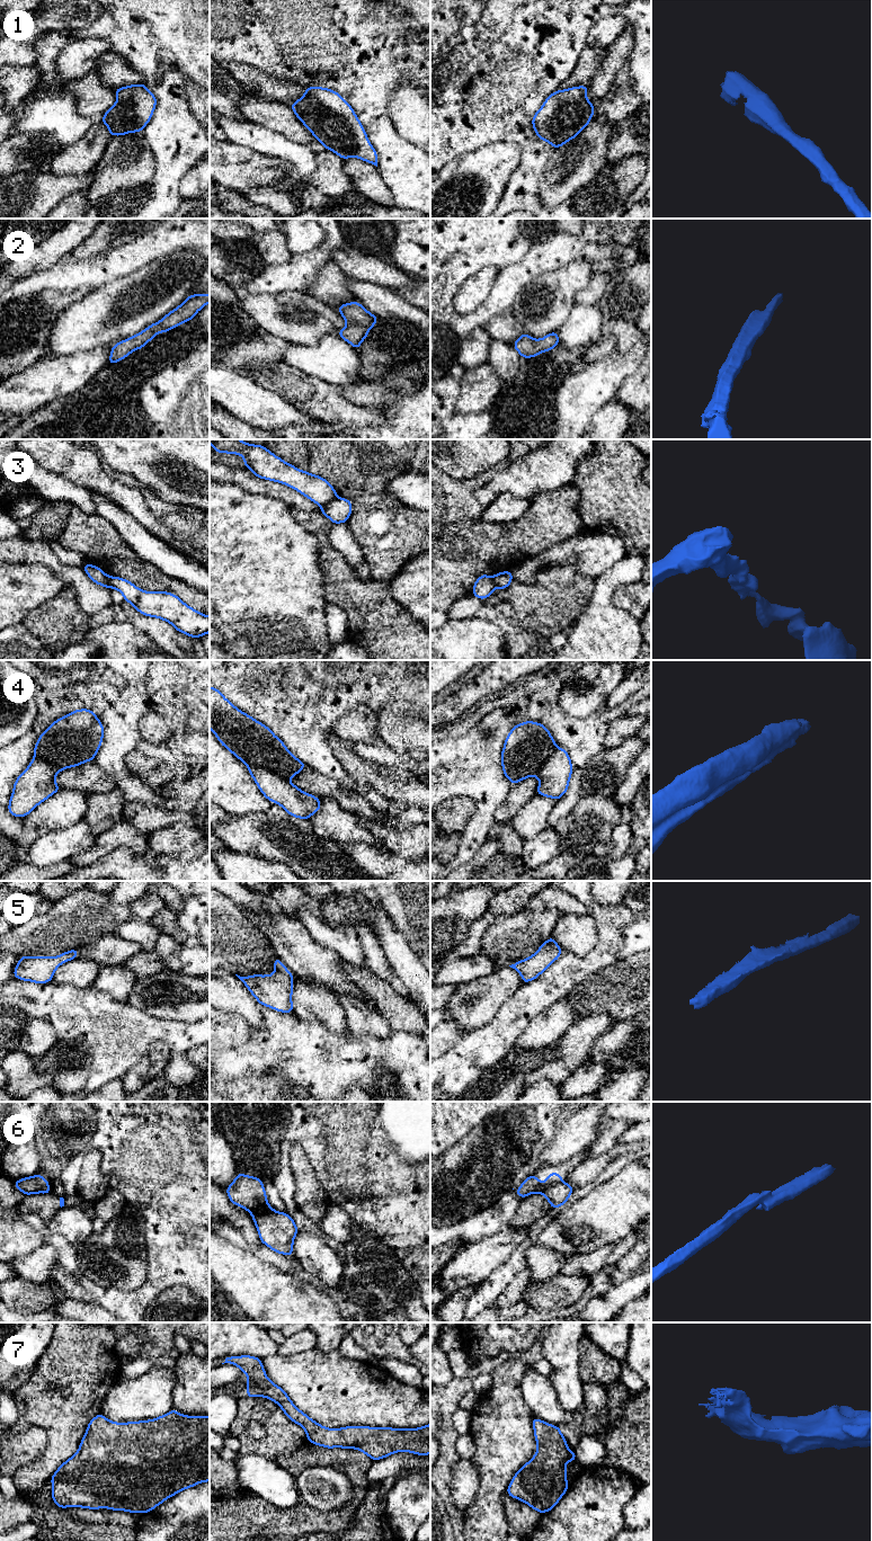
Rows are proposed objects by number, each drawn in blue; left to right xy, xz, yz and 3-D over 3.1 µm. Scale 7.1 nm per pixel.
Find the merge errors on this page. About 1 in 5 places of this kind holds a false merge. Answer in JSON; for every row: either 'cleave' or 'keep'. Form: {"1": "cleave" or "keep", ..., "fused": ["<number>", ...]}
{"1": "keep", "2": "keep", "3": "cleave", "4": "cleave", "5": "keep", "6": "cleave", "7": "keep", "fused": ["3", "4", "6"]}

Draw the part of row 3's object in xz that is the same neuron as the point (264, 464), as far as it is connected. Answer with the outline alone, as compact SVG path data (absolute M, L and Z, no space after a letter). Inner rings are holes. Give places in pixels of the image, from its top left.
M210 439L212 448L219 454L239 454L246 465L259 479L267 479L288 486L301 495L323 507L337 498L333 487L323 478L301 471L274 455L260 445L240 439Z

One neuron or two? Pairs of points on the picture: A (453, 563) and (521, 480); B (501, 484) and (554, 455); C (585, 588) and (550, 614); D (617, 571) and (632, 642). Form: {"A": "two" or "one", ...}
{"A": "two", "B": "one", "C": "one", "D": "one"}

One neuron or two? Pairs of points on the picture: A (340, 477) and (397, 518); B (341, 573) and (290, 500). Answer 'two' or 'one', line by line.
A: one
B: two

